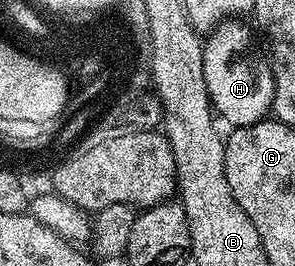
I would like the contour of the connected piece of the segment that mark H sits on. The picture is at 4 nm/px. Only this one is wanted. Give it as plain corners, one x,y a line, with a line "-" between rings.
242,20
220,22
203,41
203,78
211,108
228,121
228,126
252,125
264,120
275,98
275,78
264,54
251,46
251,33

